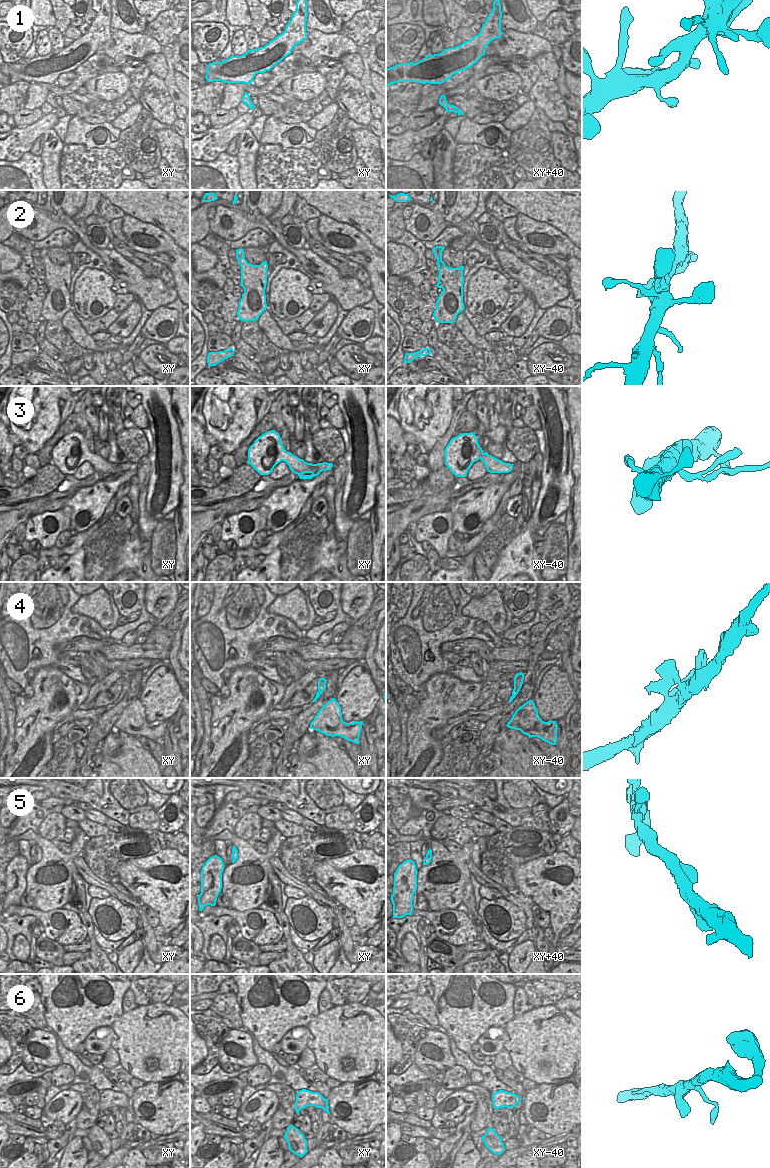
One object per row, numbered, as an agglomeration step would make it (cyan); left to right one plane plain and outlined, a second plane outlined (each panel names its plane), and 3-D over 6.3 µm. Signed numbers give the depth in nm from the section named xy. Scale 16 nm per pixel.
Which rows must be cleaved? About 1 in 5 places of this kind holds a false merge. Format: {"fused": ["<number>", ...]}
{"fused": ["3"]}

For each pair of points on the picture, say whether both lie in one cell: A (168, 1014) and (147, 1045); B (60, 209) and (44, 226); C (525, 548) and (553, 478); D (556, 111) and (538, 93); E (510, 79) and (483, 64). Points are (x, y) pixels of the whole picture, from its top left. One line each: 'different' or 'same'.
A: same
B: different
C: same
D: same
E: different

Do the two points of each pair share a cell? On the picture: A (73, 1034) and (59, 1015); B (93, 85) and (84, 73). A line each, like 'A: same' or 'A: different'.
A: same
B: different

